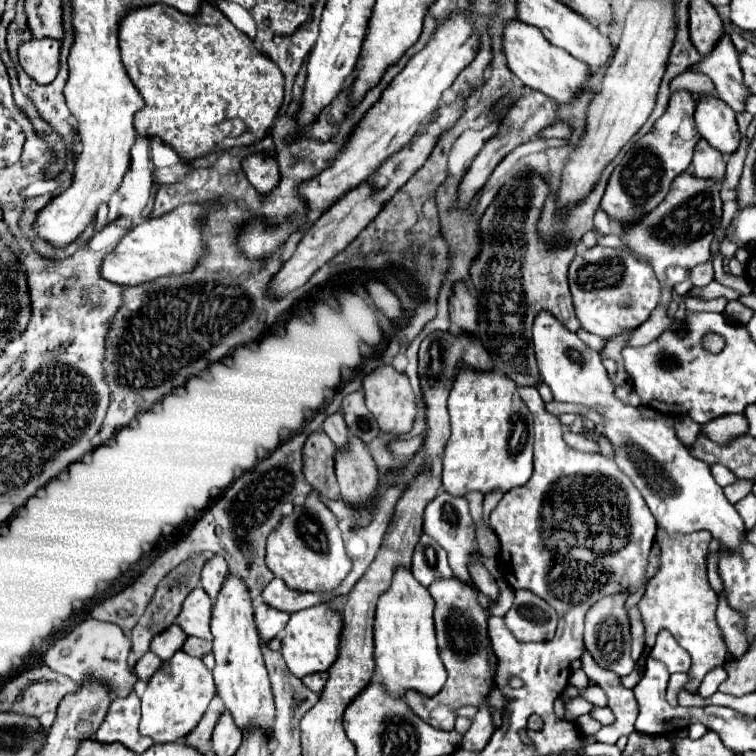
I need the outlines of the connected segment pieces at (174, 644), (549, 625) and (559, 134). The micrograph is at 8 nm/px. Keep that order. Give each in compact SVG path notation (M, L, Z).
M173 624L171 628L167 628L167 632L161 632L151 640L149 650L161 660L169 660L177 650L181 650L185 638L187 634L177 624Z
M529 590L515 592L515 602L503 620L517 642L551 640L557 628L557 612Z
M555 122L541 132L537 132L537 138L571 138L571 124L569 122Z

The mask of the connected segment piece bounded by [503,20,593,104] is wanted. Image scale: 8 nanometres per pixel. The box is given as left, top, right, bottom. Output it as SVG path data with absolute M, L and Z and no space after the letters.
M507 20L503 24L503 54L507 58L509 70L515 76L519 76L519 80L525 86L529 86L533 90L541 90L543 94L547 94L549 98L553 98L559 104L571 100L577 92L581 92L589 82L589 74L593 74L593 70L589 70L587 64L573 58L563 48L553 46L541 34L539 28L529 26L521 20Z

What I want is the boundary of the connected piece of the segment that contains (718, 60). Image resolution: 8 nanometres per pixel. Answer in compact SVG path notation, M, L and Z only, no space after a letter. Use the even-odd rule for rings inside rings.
M723 34L713 46L711 54L703 56L701 62L691 66L691 72L707 74L715 82L717 96L723 98L735 112L743 110L743 102L751 92L743 86L743 74L737 62L737 50L729 34Z

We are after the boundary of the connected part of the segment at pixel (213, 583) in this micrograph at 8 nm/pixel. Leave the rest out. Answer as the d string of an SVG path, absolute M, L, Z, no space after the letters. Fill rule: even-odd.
M213 556L211 560L207 560L207 564L201 570L201 588L209 594L209 598L215 602L217 592L221 588L221 582L227 576L227 562L223 560L223 556Z

